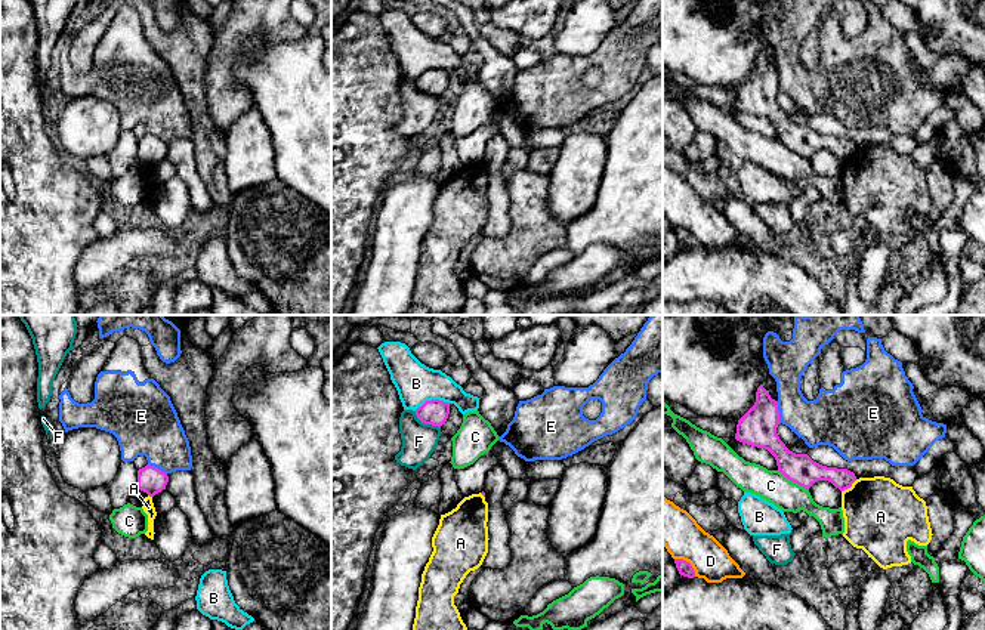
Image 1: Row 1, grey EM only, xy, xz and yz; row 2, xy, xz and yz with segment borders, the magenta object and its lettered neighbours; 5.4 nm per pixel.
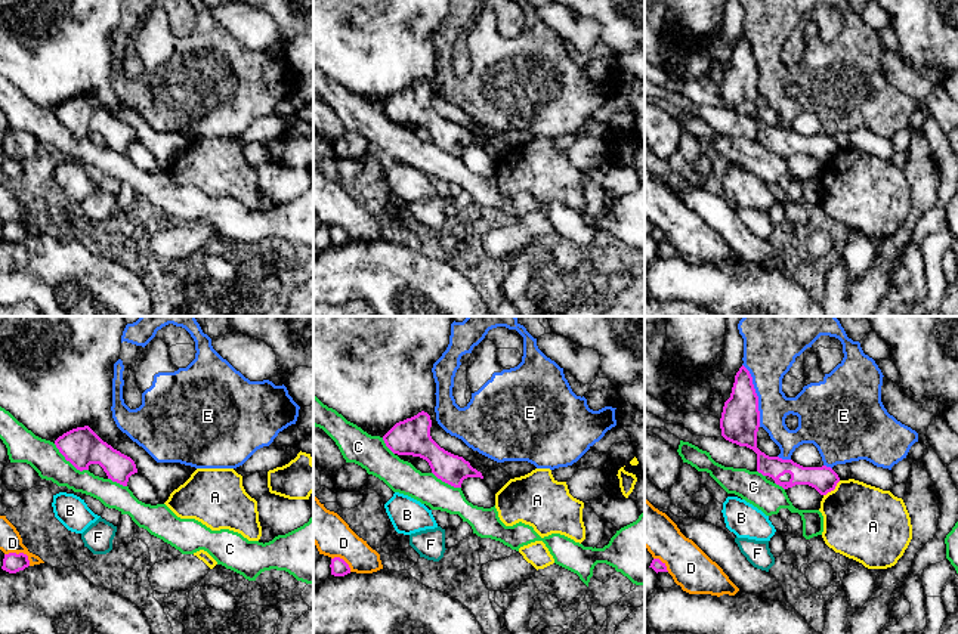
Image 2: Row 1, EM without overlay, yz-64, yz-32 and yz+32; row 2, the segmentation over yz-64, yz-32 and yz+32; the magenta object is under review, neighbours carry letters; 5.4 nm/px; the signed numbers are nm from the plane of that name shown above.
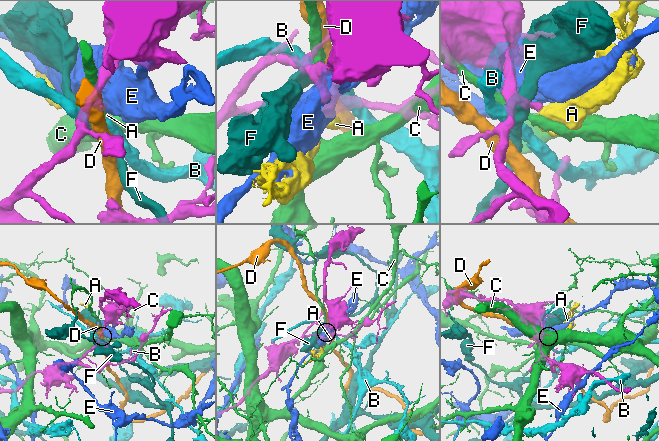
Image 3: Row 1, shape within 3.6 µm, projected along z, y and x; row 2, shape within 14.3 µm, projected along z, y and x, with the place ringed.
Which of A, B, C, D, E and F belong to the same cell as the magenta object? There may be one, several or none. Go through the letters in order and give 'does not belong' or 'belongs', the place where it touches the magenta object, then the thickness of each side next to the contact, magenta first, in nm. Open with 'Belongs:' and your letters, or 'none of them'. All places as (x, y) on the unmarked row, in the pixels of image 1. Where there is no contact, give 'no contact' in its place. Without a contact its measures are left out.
Belongs: none of them
A: does not belong | yz (849, 156) | 140/400 nm
B: does not belong | xz (432, 68) | 140/220 nm
C: does not belong | yz (793, 150) | 160/170 nm
D: does not belong | yz (688, 231) | 80/220 nm
E: does not belong | yz (778, 80) | 200/260 nm
F: does not belong | xz (426, 92) | 140/190 nm

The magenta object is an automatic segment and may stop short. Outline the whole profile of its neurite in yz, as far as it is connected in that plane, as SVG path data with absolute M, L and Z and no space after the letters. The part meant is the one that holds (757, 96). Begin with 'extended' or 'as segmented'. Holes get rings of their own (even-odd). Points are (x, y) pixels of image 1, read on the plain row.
as segmented | M760 53L754 74L738 89L735 108L768 118L775 126L778 139L806 158L816 149L828 149L840 160L852 155L856 149L853 140L827 136L813 130L808 123L790 120L776 102L779 92L778 72L771 67L769 59Z

